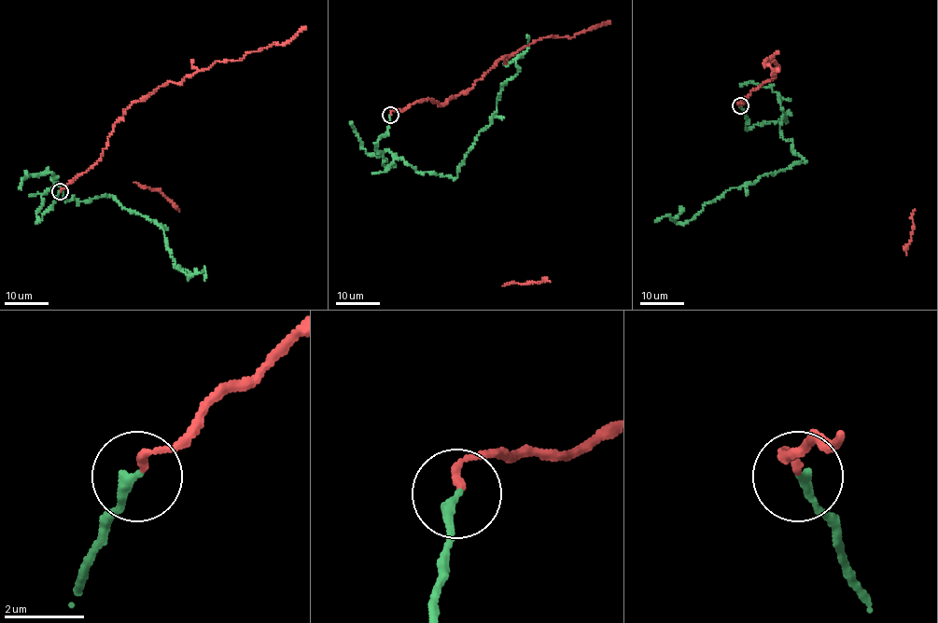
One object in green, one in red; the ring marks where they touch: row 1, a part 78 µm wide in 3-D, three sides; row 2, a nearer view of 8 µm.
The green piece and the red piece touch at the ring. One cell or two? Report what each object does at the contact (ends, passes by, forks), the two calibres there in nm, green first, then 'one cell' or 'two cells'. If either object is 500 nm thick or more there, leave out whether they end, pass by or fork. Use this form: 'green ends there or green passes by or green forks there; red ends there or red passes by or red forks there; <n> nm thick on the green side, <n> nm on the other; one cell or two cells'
green ends there; red ends there; 240 nm thick on the green side, 200 nm on the other; two cells

